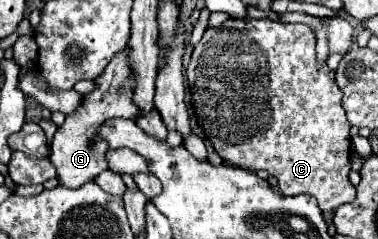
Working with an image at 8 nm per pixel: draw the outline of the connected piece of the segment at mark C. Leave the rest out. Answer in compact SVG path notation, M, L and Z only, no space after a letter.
M228 19L224 21L220 27L212 27L206 29L202 39L194 45L192 57L190 57L190 65L186 69L186 77L190 83L190 91L192 91L192 107L196 113L196 121L202 127L204 135L210 139L212 147L216 149L216 153L234 167L246 169L246 171L258 171L264 169L270 175L274 175L278 179L278 187L284 195L300 195L300 193L308 193L318 201L318 207L322 211L336 211L340 205L344 203L352 203L356 199L356 187L350 183L348 173L350 173L350 157L352 157L352 143L350 143L350 123L344 115L344 107L342 107L342 93L336 87L334 81L334 71L328 69L326 63L320 63L316 59L316 37L312 33L312 29L308 25L302 23L282 23L275 22L272 19Z

